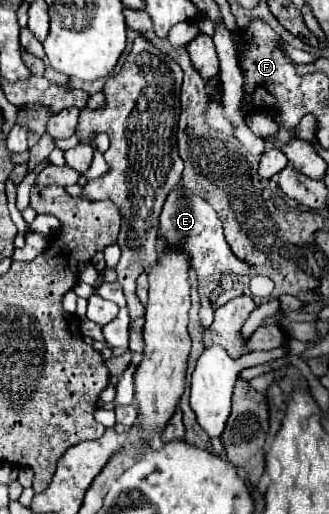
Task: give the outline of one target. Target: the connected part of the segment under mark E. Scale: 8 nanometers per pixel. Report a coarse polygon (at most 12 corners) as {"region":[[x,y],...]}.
{"region":[[180,183],[160,215],[160,237],[190,253],[198,315],[214,320],[210,293],[228,271],[248,275],[230,253],[214,209]]}

